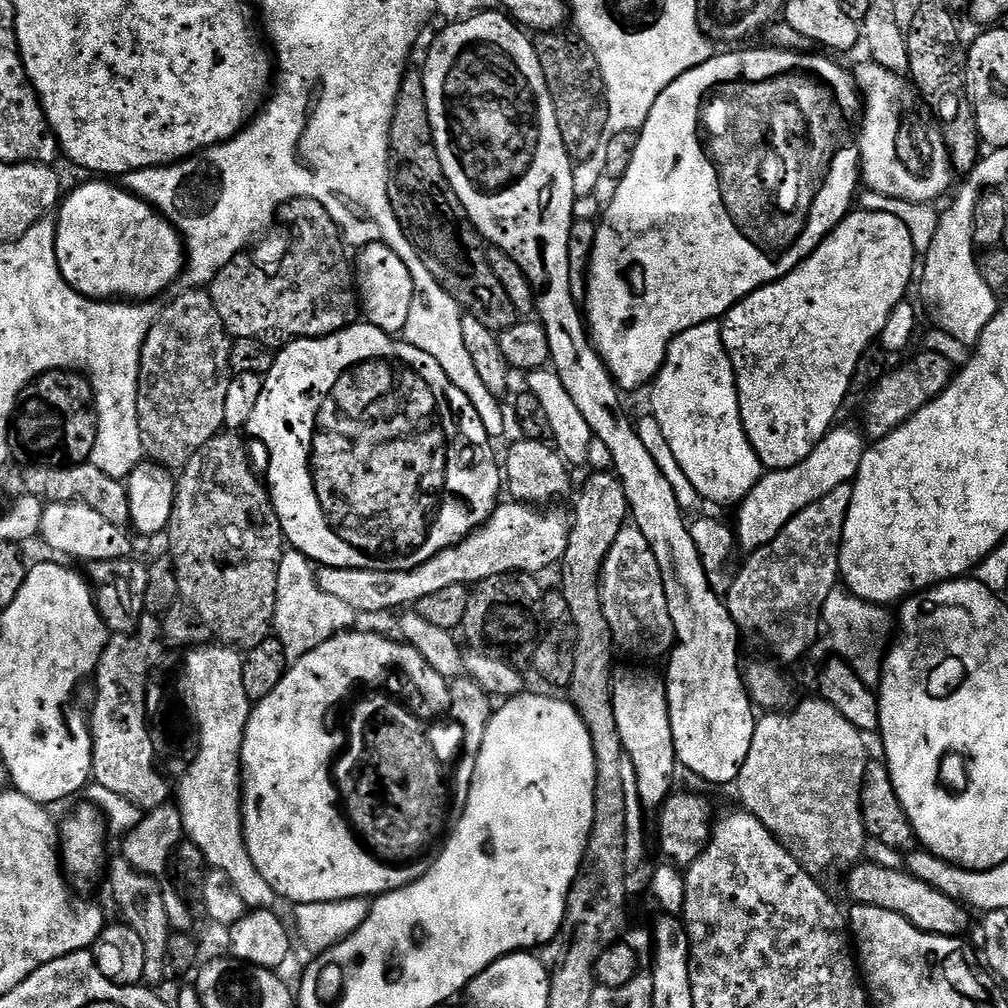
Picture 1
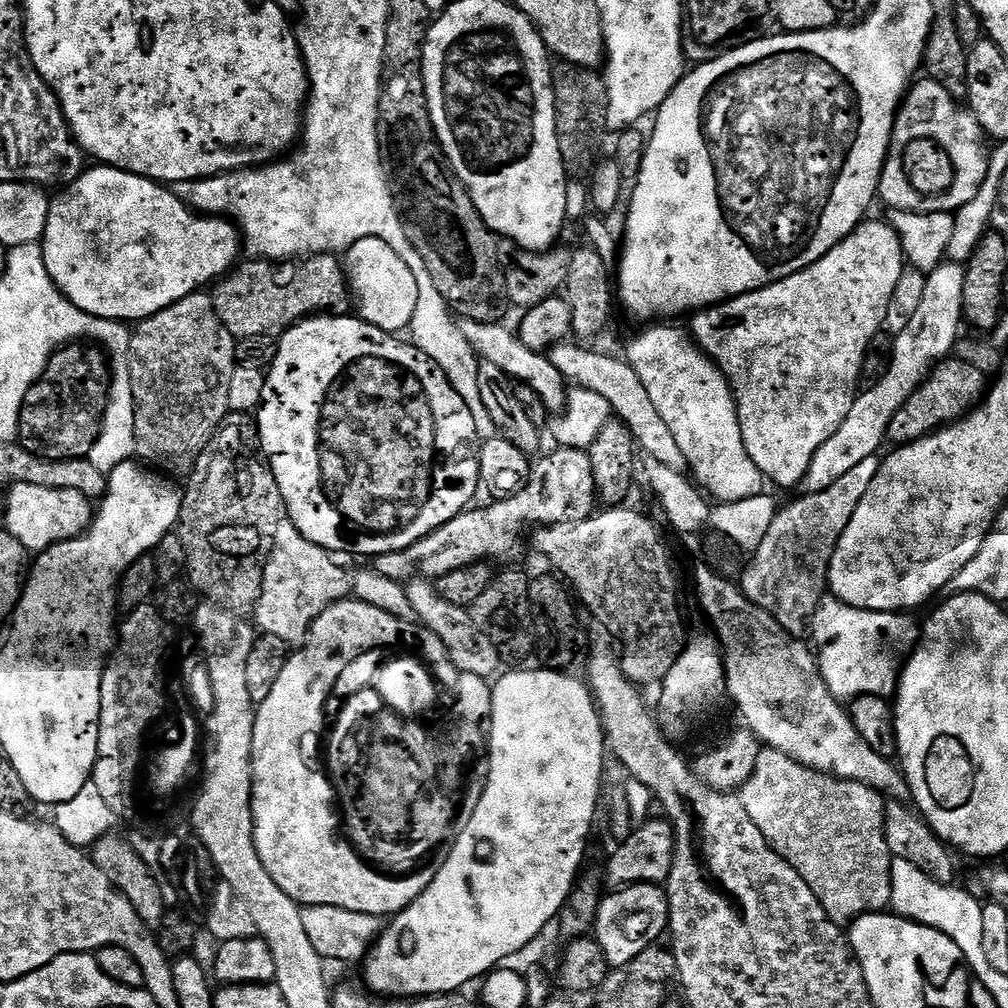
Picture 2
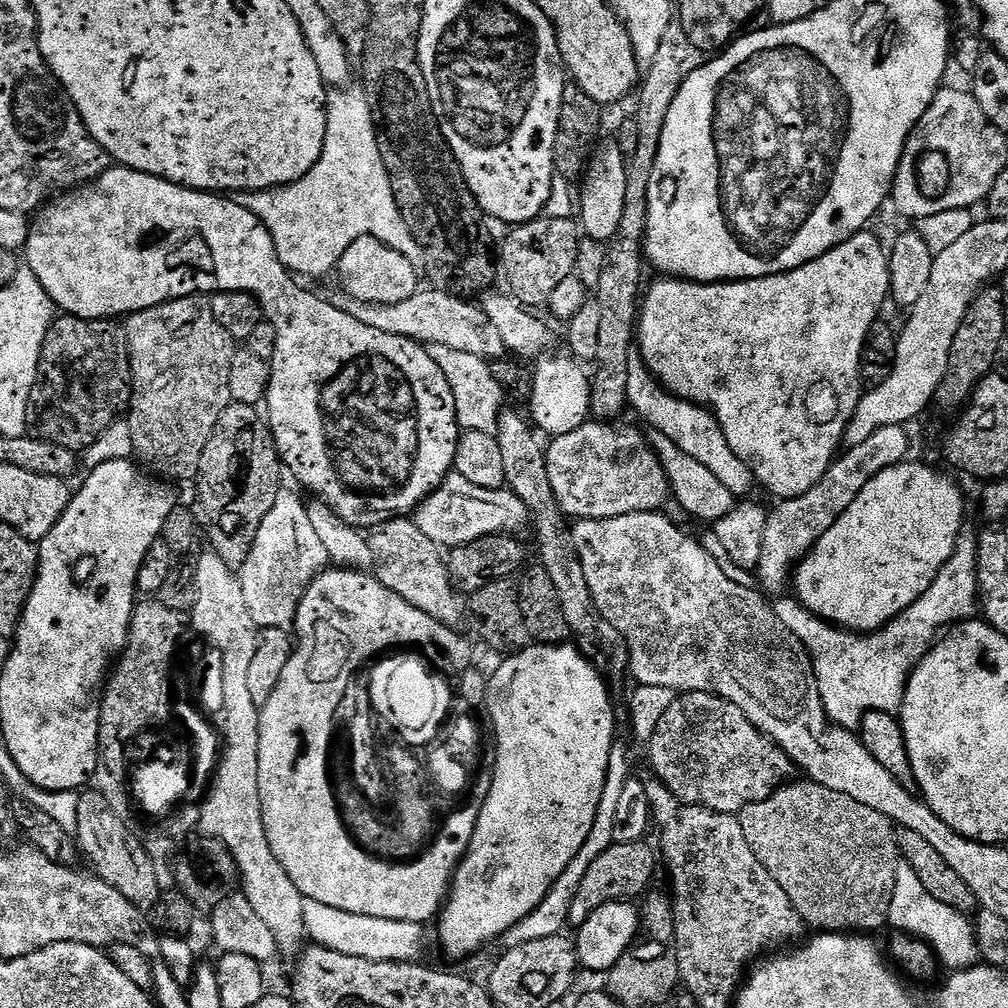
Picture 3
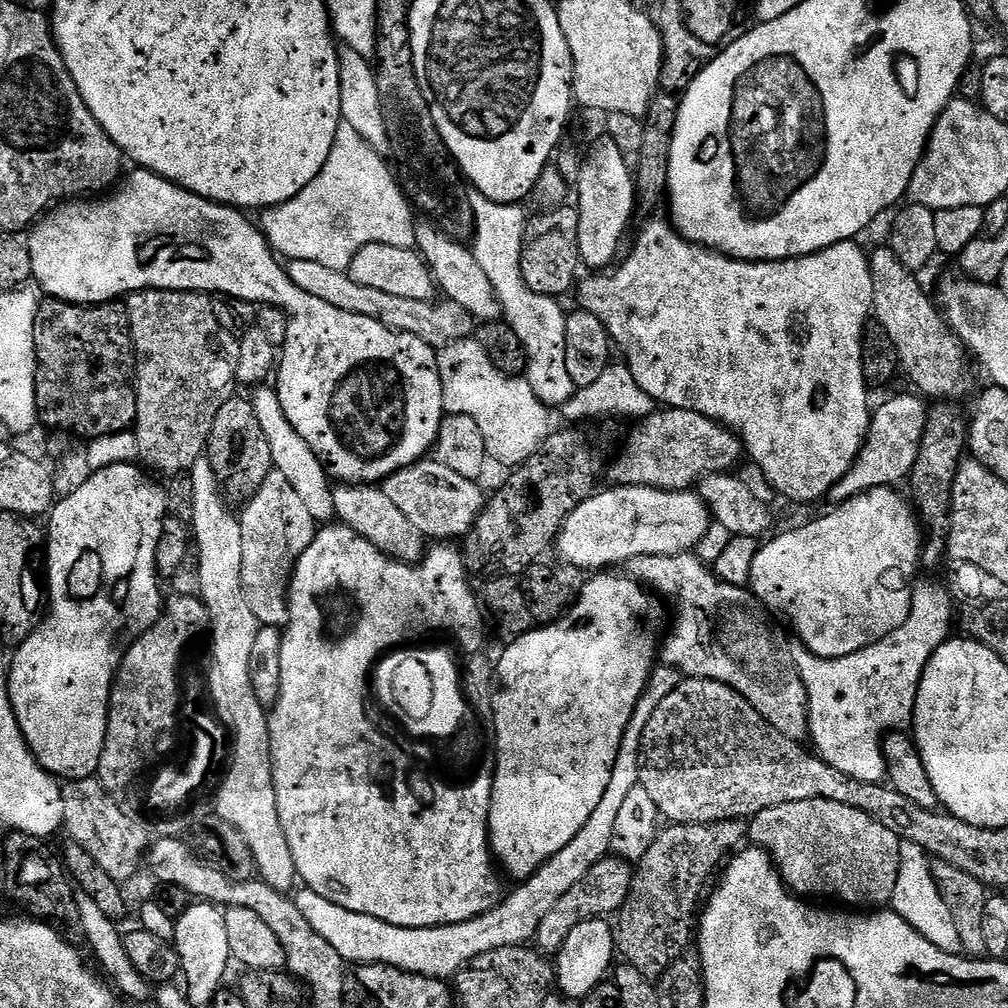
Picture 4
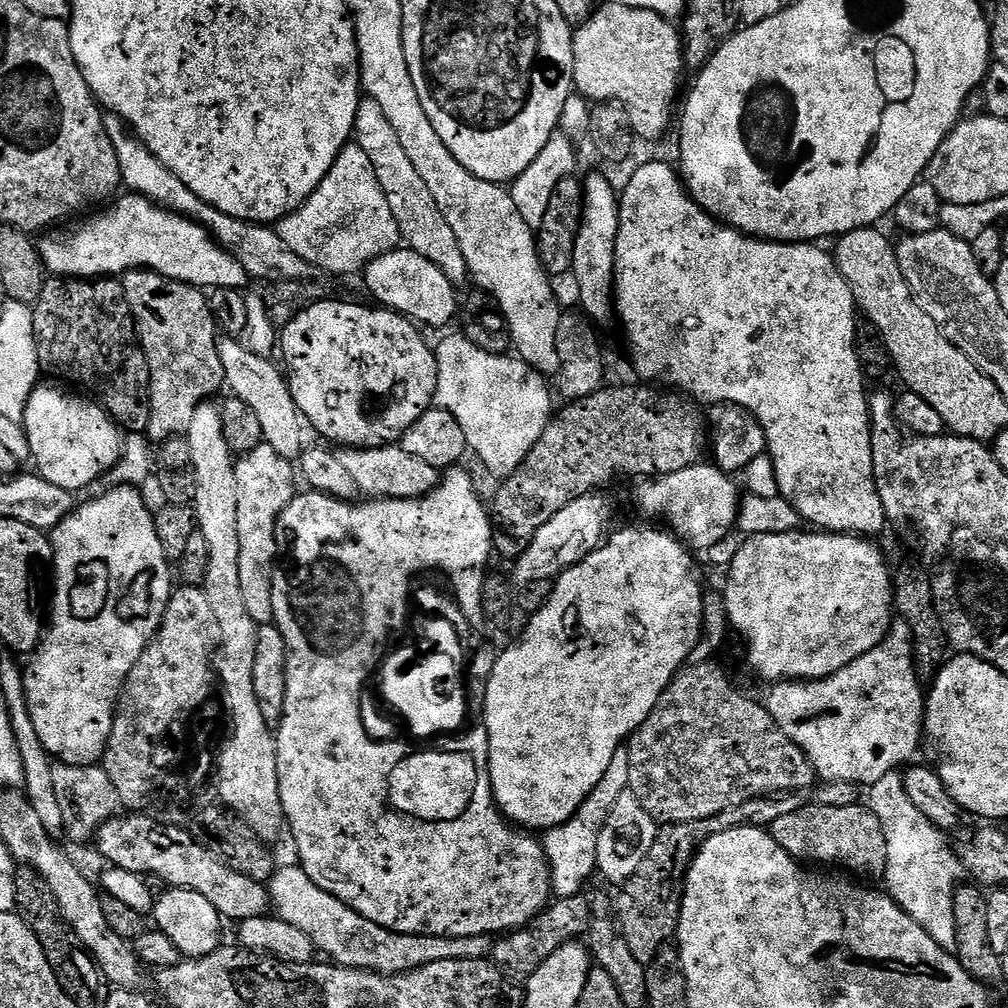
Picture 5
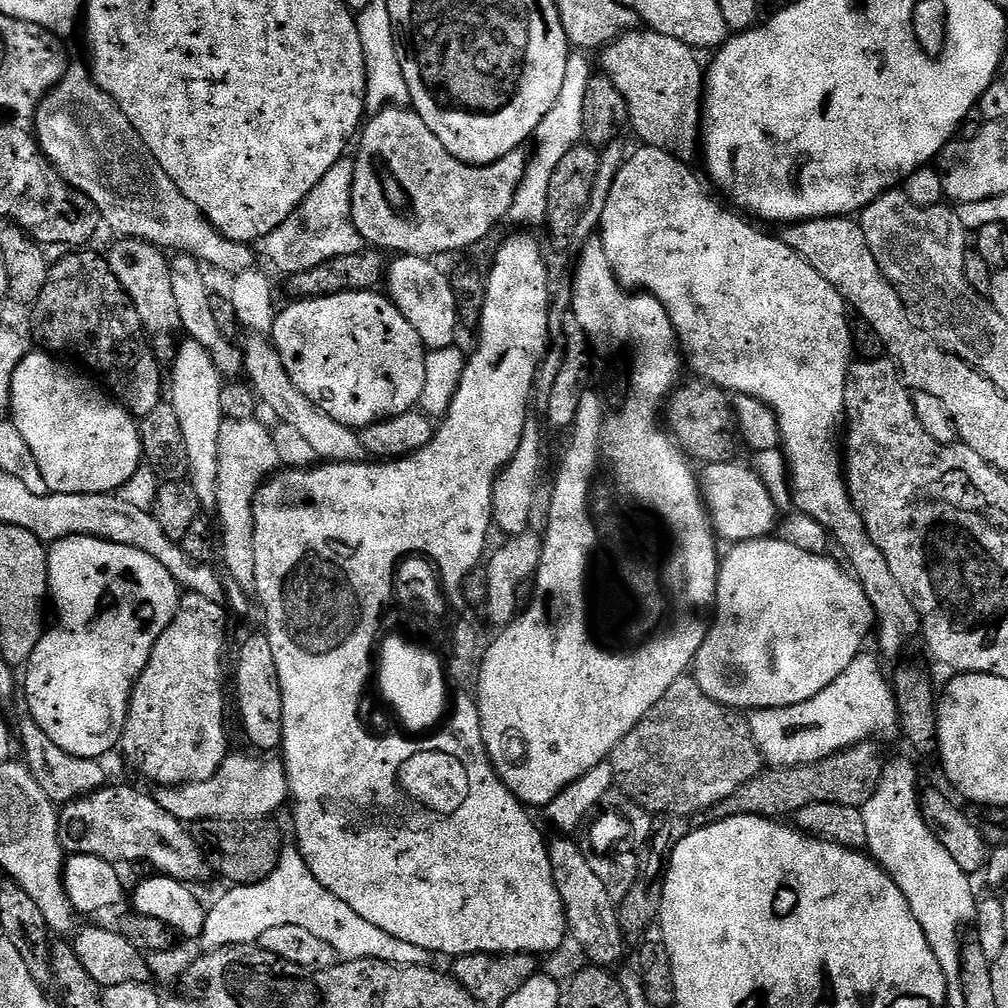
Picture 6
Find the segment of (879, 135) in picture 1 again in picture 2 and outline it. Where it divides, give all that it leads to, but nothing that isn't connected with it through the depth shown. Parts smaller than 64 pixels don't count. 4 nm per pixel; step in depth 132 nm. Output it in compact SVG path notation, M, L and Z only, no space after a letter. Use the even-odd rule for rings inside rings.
M931 78L917 79L909 87L904 103L896 113L896 125L892 127L892 144L888 147L888 157L880 179L879 203L889 204L892 212L950 212L955 214L959 208L971 202L982 182L986 181L990 148L984 145L986 137L980 124L957 97L949 94L941 84ZM915 140L933 140L948 155L956 177L952 185L941 196L923 196L912 185L909 169L904 166L906 146Z

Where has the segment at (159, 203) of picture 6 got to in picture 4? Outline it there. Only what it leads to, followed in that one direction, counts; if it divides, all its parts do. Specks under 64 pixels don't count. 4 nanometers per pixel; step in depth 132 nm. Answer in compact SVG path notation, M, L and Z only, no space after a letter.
M290 260L287 261L286 271L294 286L298 286L298 290L306 290L306 294L314 294L314 298L322 298L322 302L338 306L338 310L360 314L362 318L372 318L374 322L393 328L395 332L414 334L431 348L439 350L473 335L474 321L471 314L447 298L441 299L441 304L429 300L398 298L394 294L386 294L383 290L374 290L371 286L358 286L358 282L354 282L354 278L350 278L347 272L330 270L318 262Z

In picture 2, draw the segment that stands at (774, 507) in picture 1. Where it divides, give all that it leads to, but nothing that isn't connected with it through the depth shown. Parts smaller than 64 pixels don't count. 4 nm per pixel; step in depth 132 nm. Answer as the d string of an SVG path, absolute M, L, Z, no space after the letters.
M945 262L938 265L933 272L927 273L927 277L926 290L922 293L922 302L918 306L918 311L915 312L914 318L910 318L906 330L902 330L902 334L894 338L893 344L896 345L893 346L892 352L890 351L885 376L872 388L861 391L857 395L856 401L850 406L850 414L846 414L846 422L842 422L842 426L838 426L838 430L834 430L834 434L830 434L830 438L822 442L818 454L814 454L810 462L810 470L804 475L802 488L805 493L821 492L826 490L826 486L834 486L834 482L838 482L838 478L845 476L848 471L854 470L854 466L866 462L866 458L877 455L881 451L879 448L885 447L888 427L894 414L902 410L910 394L914 394L914 390L918 390L920 385L928 379L932 369L955 349L958 337L961 335L960 324L962 328L964 320L964 303L962 302L964 269L959 263Z

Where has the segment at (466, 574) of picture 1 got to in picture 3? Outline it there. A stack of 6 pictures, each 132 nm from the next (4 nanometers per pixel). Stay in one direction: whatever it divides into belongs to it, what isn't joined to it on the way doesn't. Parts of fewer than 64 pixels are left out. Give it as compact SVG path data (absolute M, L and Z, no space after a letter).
M586 422L582 426L578 426L578 430L570 430L570 434L562 434L555 437L551 441L552 445L547 445L546 448L546 463L548 466L548 478L552 492L556 496L556 501L560 507L561 512L565 517L571 518L573 521L577 520L609 520L610 518L618 518L626 514L634 514L635 512L659 512L665 506L664 503L669 503L670 489L668 486L668 479L666 478L666 470L662 466L662 462L656 456L656 451L652 449L649 437L643 436L636 428L616 428L615 423L612 422Z

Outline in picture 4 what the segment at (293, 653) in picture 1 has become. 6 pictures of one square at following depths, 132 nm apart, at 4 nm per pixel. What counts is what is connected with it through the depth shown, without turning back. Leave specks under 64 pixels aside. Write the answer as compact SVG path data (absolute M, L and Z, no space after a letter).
M273 471L262 482L252 499L243 505L244 513L238 519L242 530L242 590L250 610L254 610L254 618L258 618L261 626L280 628L288 622L288 586L292 582L292 572L296 569L298 558L310 546L318 531L318 521L310 518L309 512L298 498L298 490L290 486L281 472Z

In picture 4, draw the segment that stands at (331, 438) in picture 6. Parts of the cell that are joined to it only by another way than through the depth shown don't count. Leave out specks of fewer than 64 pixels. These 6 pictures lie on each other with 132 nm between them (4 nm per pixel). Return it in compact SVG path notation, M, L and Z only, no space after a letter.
M425 458L403 468L383 481L382 487L390 502L401 510L420 533L427 539L434 538L438 542L467 536L475 527L486 503L486 496L483 496L475 481L447 469L435 458Z

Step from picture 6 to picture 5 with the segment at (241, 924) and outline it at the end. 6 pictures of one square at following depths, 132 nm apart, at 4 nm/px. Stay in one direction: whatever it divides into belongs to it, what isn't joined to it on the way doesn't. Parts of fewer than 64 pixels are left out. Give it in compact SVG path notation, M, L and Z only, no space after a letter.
M277 867L270 881L270 904L275 915L290 922L311 938L329 961L342 968L361 968L367 972L413 972L415 968L430 962L443 960L479 960L490 952L490 940L486 936L474 938L446 938L407 932L391 932L358 914L326 890L314 886L303 868Z

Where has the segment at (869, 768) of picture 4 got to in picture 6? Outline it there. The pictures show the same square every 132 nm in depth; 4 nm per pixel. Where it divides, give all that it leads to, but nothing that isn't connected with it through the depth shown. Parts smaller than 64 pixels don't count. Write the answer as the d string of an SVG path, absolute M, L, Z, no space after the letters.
M861 654L850 662L850 666L822 694L814 694L801 704L795 704L789 708L757 708L749 717L749 724L752 727L752 737L760 748L760 755L774 768L797 768L803 764L813 764L819 760L825 760L840 752L844 748L852 748L855 744L861 744L864 740L880 738L887 732L897 731L901 723L896 693L893 685L884 677L880 664L869 654Z

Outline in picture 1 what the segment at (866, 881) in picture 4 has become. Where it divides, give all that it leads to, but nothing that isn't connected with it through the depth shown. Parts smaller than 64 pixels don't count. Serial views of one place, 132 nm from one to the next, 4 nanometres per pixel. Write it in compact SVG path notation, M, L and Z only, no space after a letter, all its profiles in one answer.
M813 698L798 704L791 710L764 714L757 719L754 742L750 742L750 754L746 754L746 763L734 785L735 791L740 791L743 811L758 818L758 822L762 822L762 826L766 826L766 830L770 830L777 840L791 846L796 859L809 872L821 874L839 864L855 866L865 859L870 839L864 828L860 805L870 759L868 748L864 745L865 733L846 722L846 718L842 718L830 702Z

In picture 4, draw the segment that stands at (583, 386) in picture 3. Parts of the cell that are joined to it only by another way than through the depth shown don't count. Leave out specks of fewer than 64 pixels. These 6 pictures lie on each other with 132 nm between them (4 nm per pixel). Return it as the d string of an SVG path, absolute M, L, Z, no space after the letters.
M475 190L469 191L468 201L476 223L476 231L470 241L470 247L478 258L478 266L482 266L486 278L490 278L490 286L494 286L494 294L500 303L503 319L514 330L514 334L518 334L518 342L522 342L526 350L528 359L526 379L530 390L534 390L534 394L549 409L559 409L560 405L566 403L576 393L577 389L574 378L570 378L570 373L566 370L566 322L569 317L564 313L564 308L560 305L563 303L557 297L534 294L534 290L530 290L530 286L526 286L522 278L520 259L526 223L523 207L520 204L499 204Z

